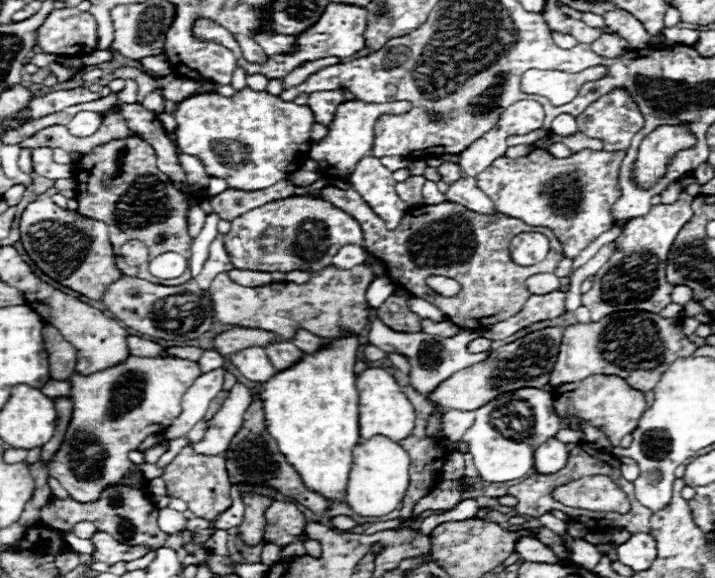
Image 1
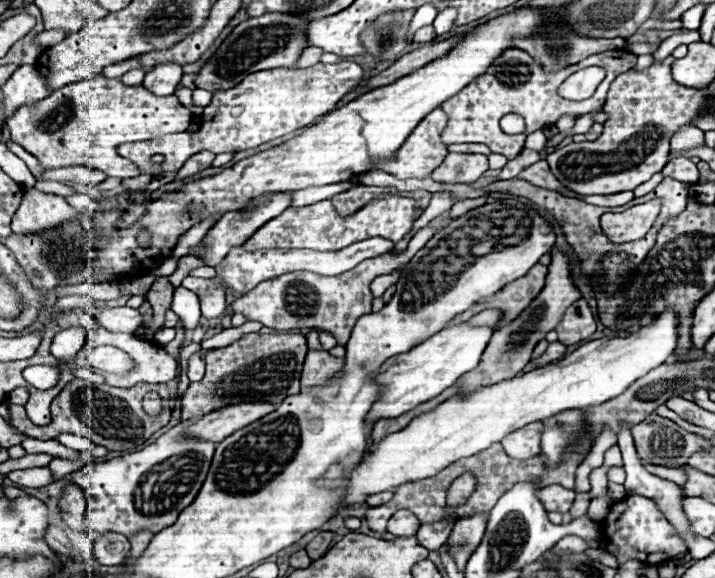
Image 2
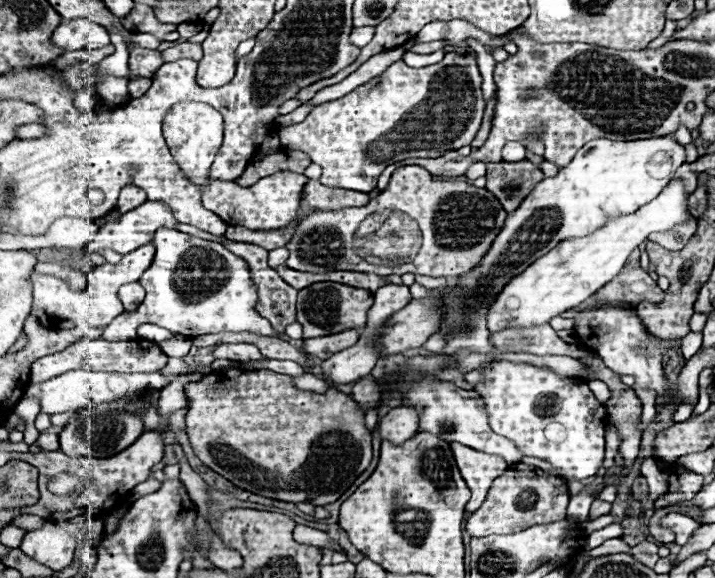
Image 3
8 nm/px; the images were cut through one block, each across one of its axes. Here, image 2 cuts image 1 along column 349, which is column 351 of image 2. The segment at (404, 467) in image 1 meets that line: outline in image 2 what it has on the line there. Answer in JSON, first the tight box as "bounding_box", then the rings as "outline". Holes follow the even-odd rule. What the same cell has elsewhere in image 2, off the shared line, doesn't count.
{"bounding_box":[346,308,678,506],"outline":[[[668,308],[652,324],[626,336],[604,336],[590,340],[576,348],[566,358],[516,376],[502,380],[494,386],[478,388],[474,394],[464,398],[450,398],[442,402],[430,414],[422,414],[406,426],[406,430],[388,434],[378,444],[370,444],[360,466],[348,480],[346,506],[364,502],[366,496],[394,490],[400,484],[424,480],[436,476],[448,464],[468,458],[486,450],[490,444],[500,442],[506,434],[520,426],[550,418],[562,410],[598,406],[616,398],[650,370],[664,364],[678,348],[678,314]]]}

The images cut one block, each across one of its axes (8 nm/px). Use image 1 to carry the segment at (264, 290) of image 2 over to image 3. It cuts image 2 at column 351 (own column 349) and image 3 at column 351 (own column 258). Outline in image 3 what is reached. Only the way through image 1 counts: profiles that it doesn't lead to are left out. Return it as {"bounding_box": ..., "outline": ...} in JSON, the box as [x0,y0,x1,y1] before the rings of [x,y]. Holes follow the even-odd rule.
{"bounding_box":[296,282,374,338],"outline":[[[316,282],[314,286],[306,286],[306,290],[298,290],[296,304],[296,320],[302,324],[304,334],[302,338],[316,338],[316,336],[332,336],[350,328],[364,330],[368,322],[368,310],[374,298],[372,292],[338,284],[338,282]]]}

